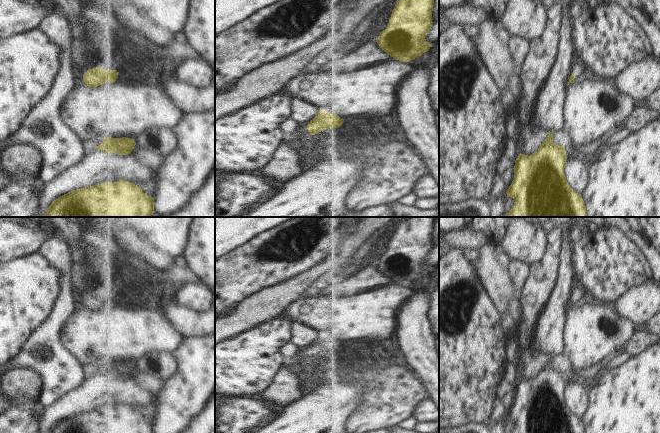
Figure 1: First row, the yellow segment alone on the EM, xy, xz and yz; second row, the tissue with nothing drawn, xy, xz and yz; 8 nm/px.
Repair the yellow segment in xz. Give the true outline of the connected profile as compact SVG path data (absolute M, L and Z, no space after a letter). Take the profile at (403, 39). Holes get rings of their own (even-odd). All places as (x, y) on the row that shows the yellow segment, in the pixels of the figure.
M397 0L386 29L376 40L379 47L401 62L410 62L429 51L432 45L425 39L425 36L433 26L433 6L434 0Z

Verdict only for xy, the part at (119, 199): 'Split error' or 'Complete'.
Complete.

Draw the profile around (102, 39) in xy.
M90 15L88 24L88 40L92 48L92 56L98 67L105 70L115 70L111 60L112 56L119 51L116 28L114 26L104 26L100 19Z

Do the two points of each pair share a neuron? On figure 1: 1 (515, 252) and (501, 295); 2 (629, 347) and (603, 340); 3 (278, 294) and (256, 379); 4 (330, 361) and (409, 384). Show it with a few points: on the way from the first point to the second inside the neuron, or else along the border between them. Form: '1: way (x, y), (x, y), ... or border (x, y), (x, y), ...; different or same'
1: border (500, 245), (511, 260); different
2: border (636, 329), (623, 346), (618, 357); different
3: border (279, 315), (250, 328); different
4: border (365, 356), (350, 360), (338, 367), (320, 369); different

